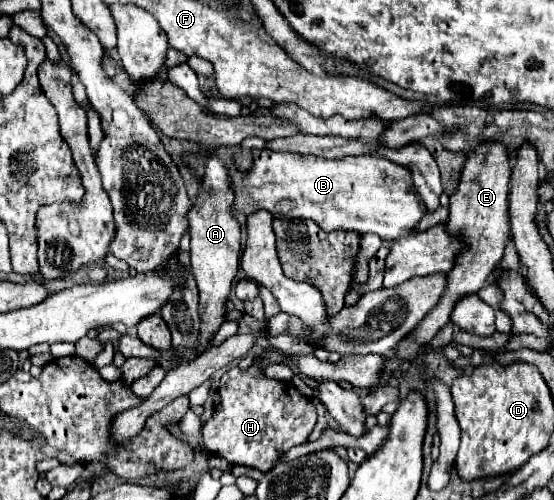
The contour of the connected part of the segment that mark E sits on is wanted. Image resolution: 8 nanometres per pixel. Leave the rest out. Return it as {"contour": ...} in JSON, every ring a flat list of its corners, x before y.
{"contour":[[487,140,487,142,479,144,475,148,475,152,467,154,467,160,465,160,463,172,461,172,461,184,451,194,449,222,447,222,447,230,453,236,461,236,467,242,467,248,461,252,461,256,457,256,457,264,449,272,449,284,439,300,439,304,429,312,429,316,425,316,425,320,421,320,419,334,411,332,407,338,403,338,399,342,399,356,393,356,385,364,381,384,385,384,387,378,399,368,399,364,397,364,399,360,401,362,405,358,413,360,417,356,417,350,425,342,431,342,431,338,447,324,449,314,455,306,455,300,483,288,487,276,499,264,503,250,505,250,505,244,509,240,509,212,507,212,509,176,511,176,509,172,511,172,511,156,509,156,509,148,503,142]]}

